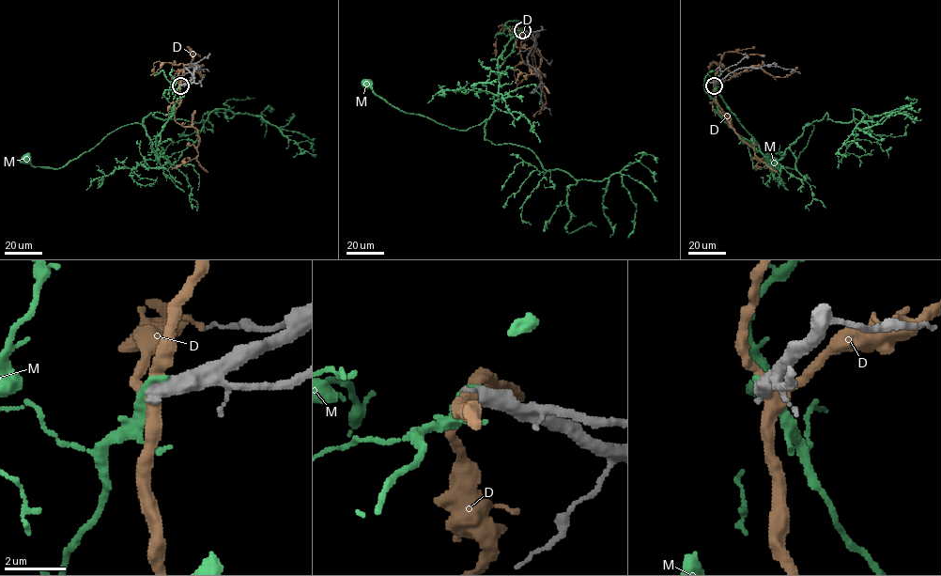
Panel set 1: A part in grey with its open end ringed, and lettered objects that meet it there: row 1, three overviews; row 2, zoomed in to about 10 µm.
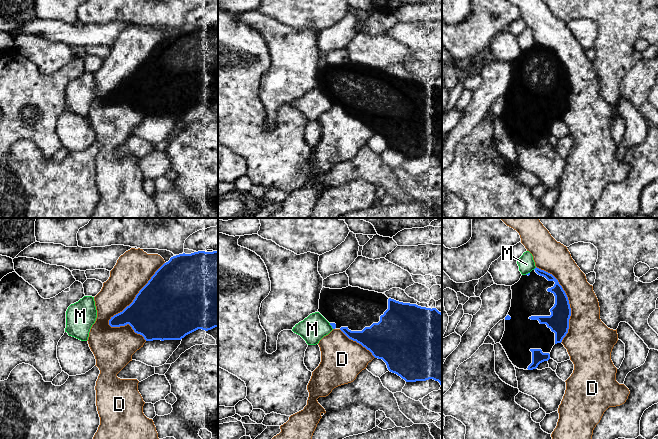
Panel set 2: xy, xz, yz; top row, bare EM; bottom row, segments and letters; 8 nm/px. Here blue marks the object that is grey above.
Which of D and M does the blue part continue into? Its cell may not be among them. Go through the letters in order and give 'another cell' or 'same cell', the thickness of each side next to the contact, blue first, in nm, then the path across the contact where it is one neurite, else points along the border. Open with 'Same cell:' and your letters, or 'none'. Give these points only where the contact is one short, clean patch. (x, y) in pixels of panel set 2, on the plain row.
Same cell: none
D: another cell | 480/300 nm
M: another cell | 90/130 nm

